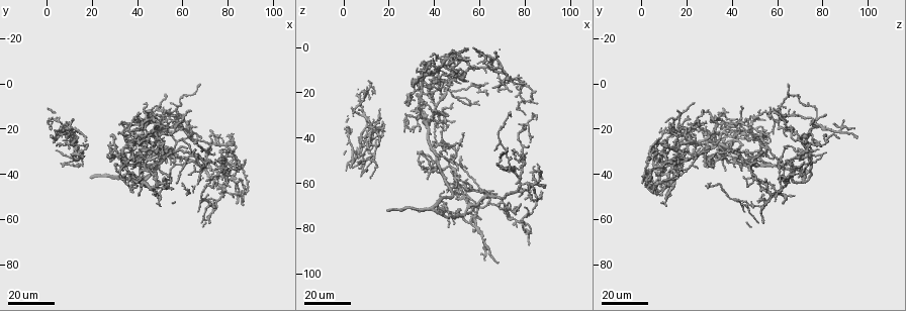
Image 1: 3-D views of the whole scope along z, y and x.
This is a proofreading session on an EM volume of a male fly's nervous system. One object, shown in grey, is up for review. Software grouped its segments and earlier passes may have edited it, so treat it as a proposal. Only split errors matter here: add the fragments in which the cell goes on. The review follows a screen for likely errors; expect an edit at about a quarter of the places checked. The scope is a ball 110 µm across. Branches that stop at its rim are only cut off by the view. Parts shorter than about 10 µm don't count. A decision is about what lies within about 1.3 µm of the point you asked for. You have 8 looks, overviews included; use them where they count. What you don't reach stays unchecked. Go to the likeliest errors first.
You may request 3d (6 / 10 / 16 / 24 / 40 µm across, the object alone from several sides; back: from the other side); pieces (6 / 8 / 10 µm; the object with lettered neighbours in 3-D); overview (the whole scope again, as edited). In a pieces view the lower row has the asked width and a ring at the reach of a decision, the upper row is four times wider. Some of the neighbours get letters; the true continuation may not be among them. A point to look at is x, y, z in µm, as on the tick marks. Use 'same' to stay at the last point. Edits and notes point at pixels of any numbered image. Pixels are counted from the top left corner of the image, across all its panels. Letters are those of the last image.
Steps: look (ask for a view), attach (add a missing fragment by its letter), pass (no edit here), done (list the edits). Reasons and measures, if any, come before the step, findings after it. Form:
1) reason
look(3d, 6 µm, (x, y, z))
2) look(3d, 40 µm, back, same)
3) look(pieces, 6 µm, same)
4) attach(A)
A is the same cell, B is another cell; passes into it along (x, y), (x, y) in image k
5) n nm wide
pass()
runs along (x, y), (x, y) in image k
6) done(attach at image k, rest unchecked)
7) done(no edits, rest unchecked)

branch stops here
look(3d, 16 µm, (38, 38, 18))

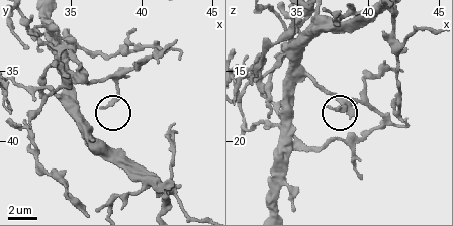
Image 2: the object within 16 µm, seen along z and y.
look(pieces, 6 µm, (37.2, 37.8, 17.6))

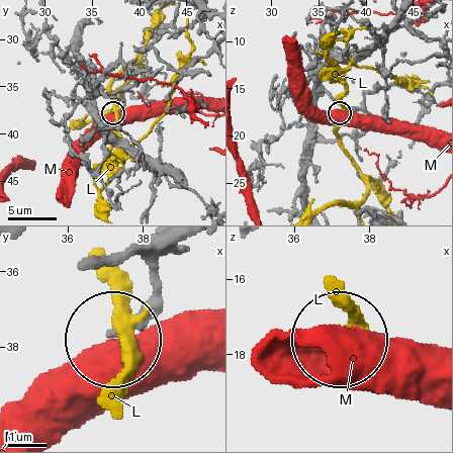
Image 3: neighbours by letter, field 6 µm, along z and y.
pass()
L and M are other cells; none of them fits

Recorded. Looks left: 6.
look(3d, 24 µm, (10, 32, 35))

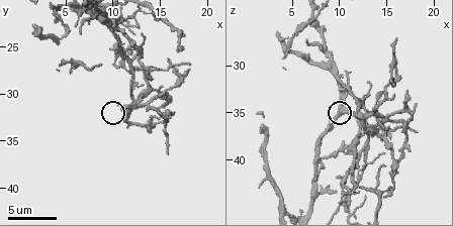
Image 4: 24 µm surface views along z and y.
see the neighbours
look(pieces, 10 µm, (11.2, 31.2, 34.8))

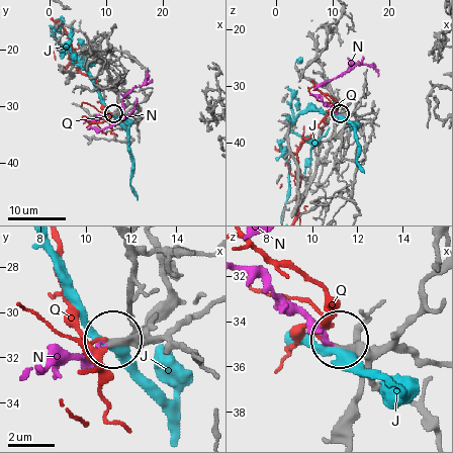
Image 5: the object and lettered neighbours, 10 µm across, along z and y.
attach(N)
N is the same cell, J and Q are other cells; passes into it along (330, 344), (245, 272) in image 5; it goes on there

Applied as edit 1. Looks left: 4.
free end
look(pieces, 10 µm, (15.8, 36.2, 32.2))

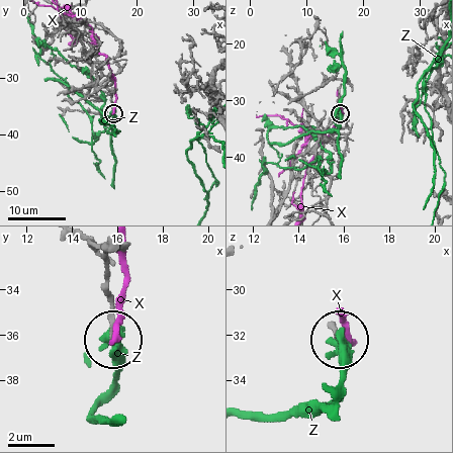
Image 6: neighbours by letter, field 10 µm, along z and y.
170 nm wide
pass()
X and Z are other cells; no lettered fragment goes on from it

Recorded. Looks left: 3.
done(attach at image 5, rest unchecked)

